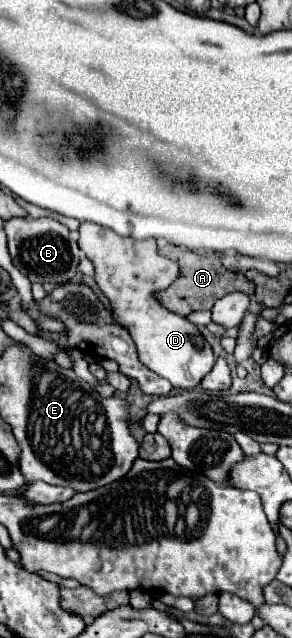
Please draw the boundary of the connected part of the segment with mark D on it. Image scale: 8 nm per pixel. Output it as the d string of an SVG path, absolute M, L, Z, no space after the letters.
M81 223L79 247L95 267L97 287L109 299L111 315L133 337L139 361L157 375L165 377L177 389L197 387L201 377L213 369L217 357L195 323L165 309L155 297L157 291L167 289L181 275L181 267L175 261L159 255L155 239L137 241L121 237L115 231L95 223Z

